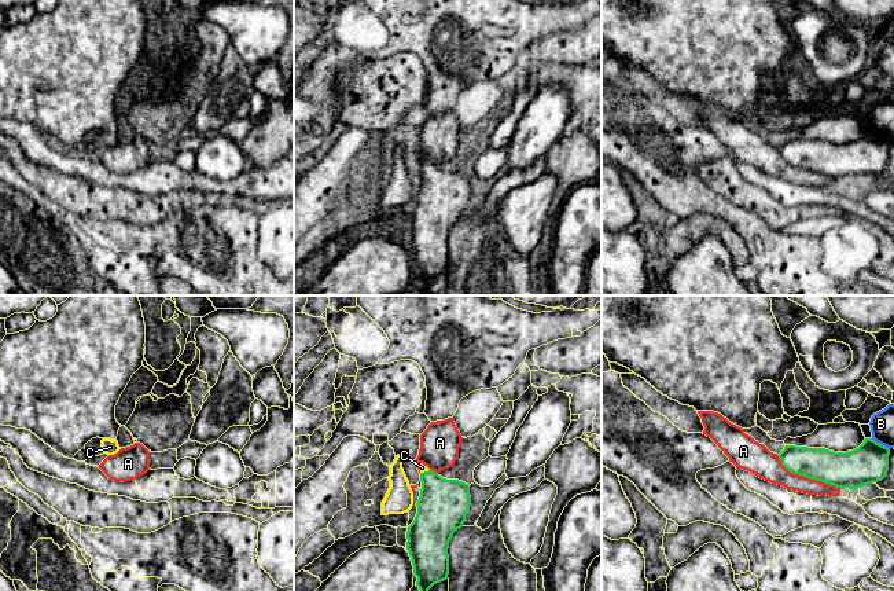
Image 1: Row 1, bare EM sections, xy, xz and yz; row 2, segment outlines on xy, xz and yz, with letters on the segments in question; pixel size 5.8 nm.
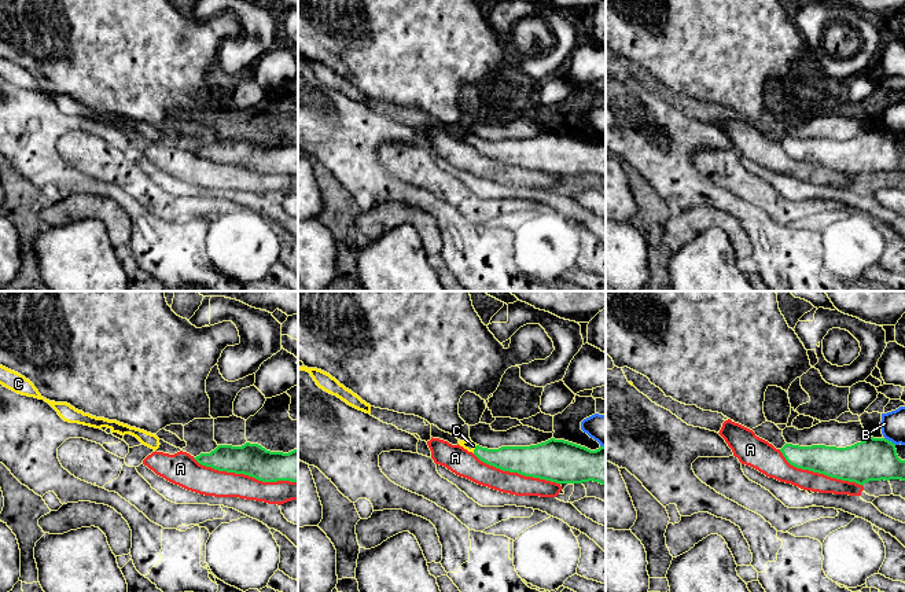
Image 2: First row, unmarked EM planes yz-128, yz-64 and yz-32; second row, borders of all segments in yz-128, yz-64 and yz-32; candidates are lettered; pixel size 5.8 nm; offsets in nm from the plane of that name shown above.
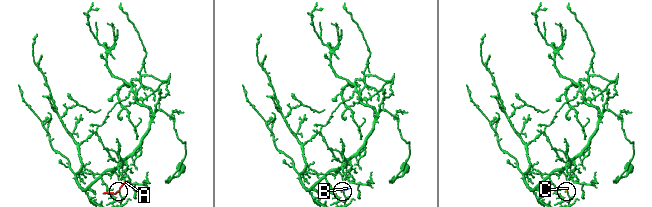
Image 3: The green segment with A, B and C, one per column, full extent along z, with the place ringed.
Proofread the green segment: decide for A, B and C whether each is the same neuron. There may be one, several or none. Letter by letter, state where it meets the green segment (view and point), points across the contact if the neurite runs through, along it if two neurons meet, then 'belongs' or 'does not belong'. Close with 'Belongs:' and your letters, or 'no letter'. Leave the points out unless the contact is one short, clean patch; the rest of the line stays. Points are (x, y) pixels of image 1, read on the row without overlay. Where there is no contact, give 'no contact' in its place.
A: meets green in yz at (808, 169); does not belong
B: meets green in yz at (880, 136); does not belong
C: meets green in xz at (425, 164); runs through xz (442, 198), (425, 164), (422, 160); belongs
Belongs: C

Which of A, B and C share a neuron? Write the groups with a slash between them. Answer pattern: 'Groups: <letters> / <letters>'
Groups: A / B / C

